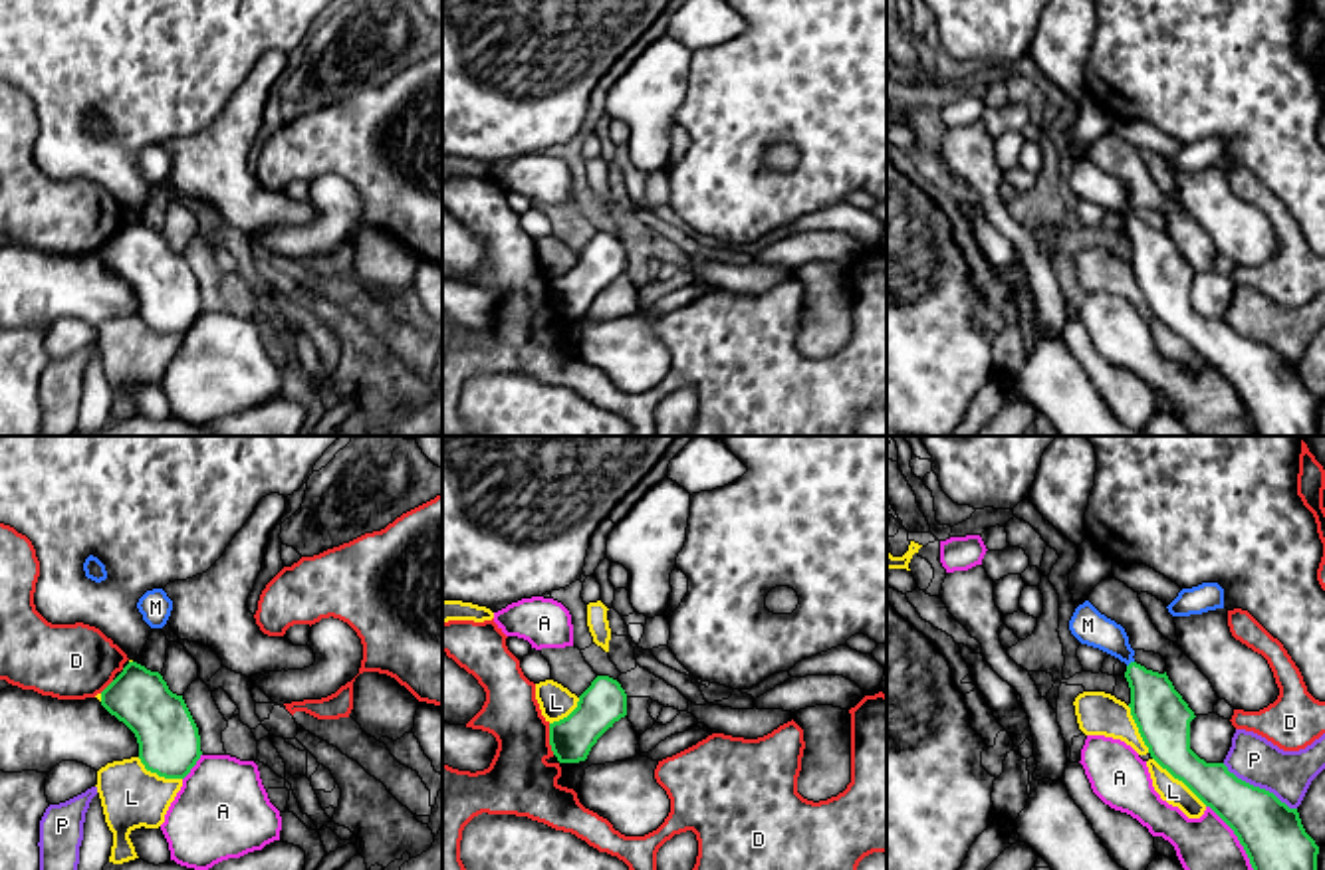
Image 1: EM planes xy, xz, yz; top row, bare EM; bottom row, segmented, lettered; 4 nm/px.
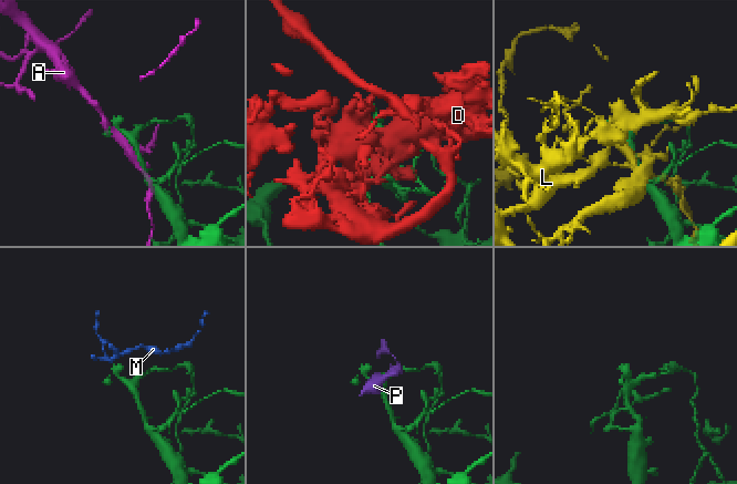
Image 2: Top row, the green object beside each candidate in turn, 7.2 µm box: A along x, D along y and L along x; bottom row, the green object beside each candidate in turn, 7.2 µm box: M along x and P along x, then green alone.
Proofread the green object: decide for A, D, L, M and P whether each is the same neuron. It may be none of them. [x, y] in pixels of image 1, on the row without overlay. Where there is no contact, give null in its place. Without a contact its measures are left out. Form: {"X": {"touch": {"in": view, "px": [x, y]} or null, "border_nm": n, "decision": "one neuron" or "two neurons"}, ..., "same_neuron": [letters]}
{"A": {"touch": {"in": "yz", "px": [1240, 399]}, "border_nm": 360, "decision": "two neurons"}, "D": {"touch": {"in": "xz", "px": [550, 296]}, "border_nm": 130, "decision": "two neurons"}, "L": {"touch": {"in": "yz", "px": [1181, 335]}, "border_nm": 300, "decision": "two neurons"}, "M": {"touch": {"in": "yz", "px": [1129, 220]}, "border_nm": 40, "decision": "one neuron"}, "P": {"touch": {"in": "yz", "px": [1258, 343]}, "border_nm": 360, "decision": "two neurons"}, "same_neuron": ["M"]}

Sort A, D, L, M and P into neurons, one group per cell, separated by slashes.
A / D / L P / M

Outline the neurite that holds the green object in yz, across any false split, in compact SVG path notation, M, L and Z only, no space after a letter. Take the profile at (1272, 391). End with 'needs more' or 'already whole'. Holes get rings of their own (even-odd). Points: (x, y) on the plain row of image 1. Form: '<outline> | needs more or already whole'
M1085 157L1075 164L1069 186L1081 200L1127 220L1131 272L1150 313L1234 386L1258 436L1319 436L1319 402L1305 388L1297 365L1238 335L1224 319L1206 319L1190 305L1194 268L1166 228L1135 218L1125 184Z | needs more

